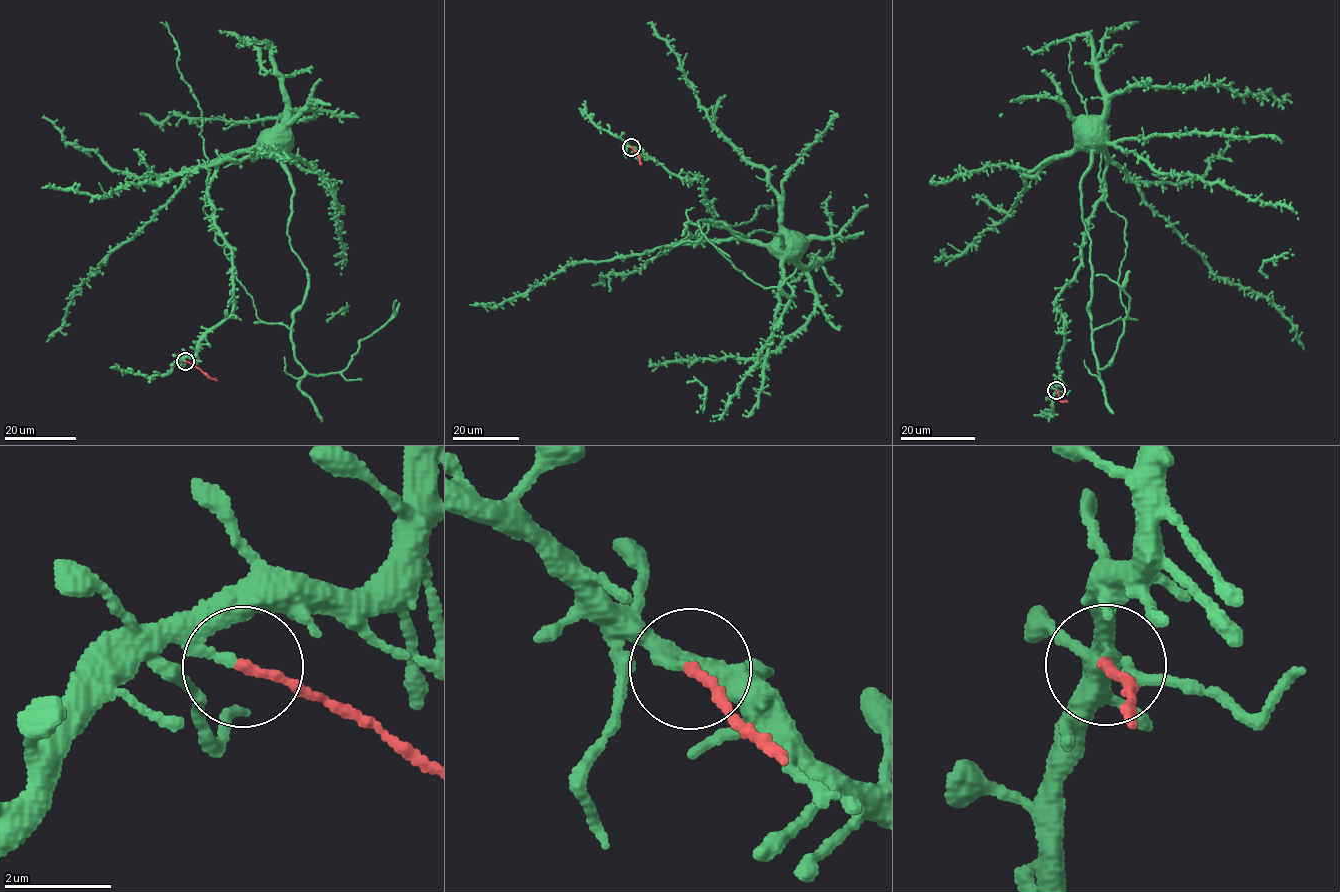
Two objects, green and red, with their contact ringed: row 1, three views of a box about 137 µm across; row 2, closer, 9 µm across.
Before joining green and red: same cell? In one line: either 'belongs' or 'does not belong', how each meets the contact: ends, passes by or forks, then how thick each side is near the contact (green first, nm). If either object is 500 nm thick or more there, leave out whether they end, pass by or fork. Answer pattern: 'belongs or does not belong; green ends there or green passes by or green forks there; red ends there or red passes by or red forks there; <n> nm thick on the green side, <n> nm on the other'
does not belong; green ends there; red ends there; 170 nm thick on the green side, 180 nm on the other

